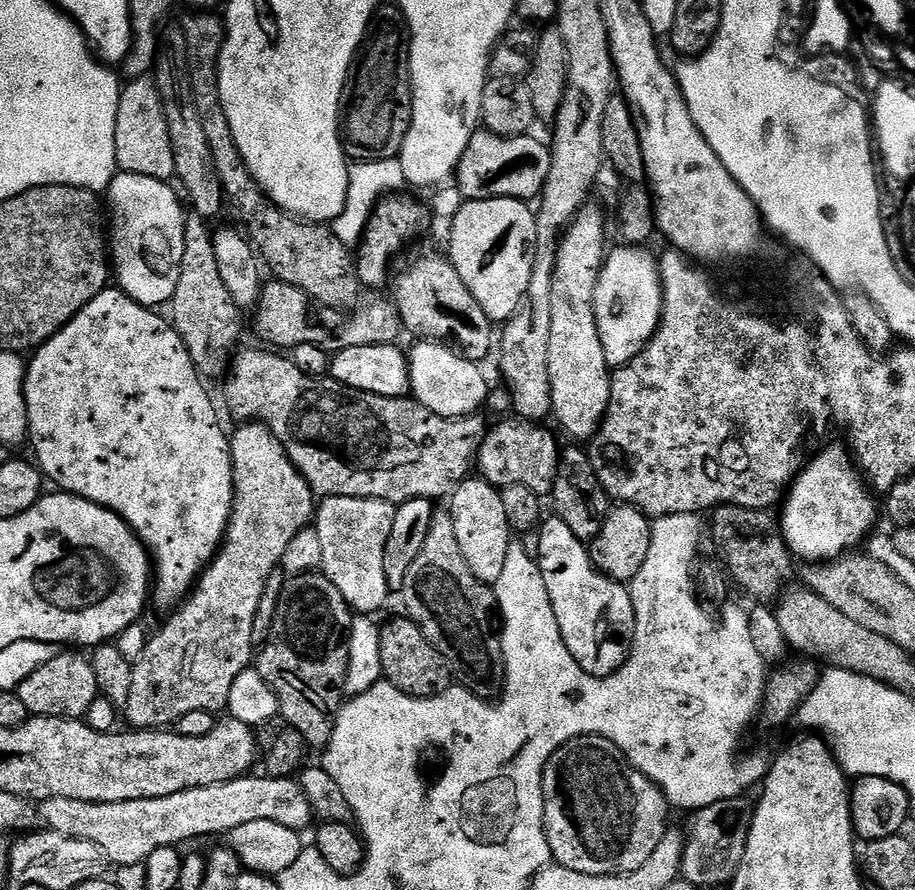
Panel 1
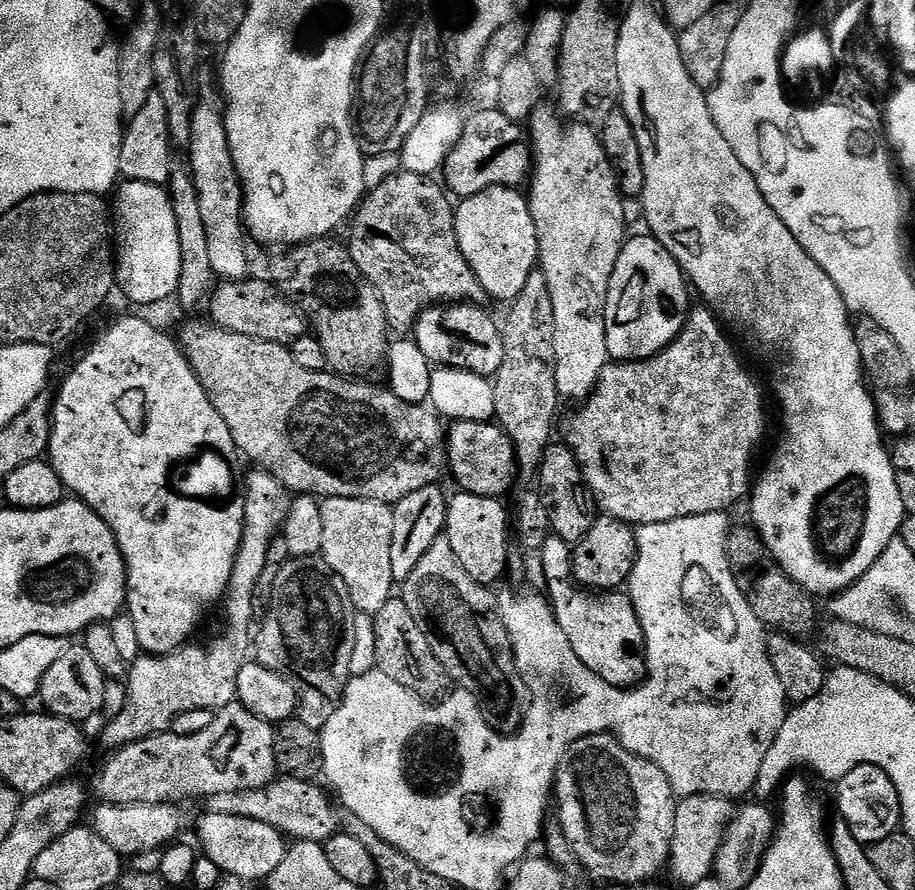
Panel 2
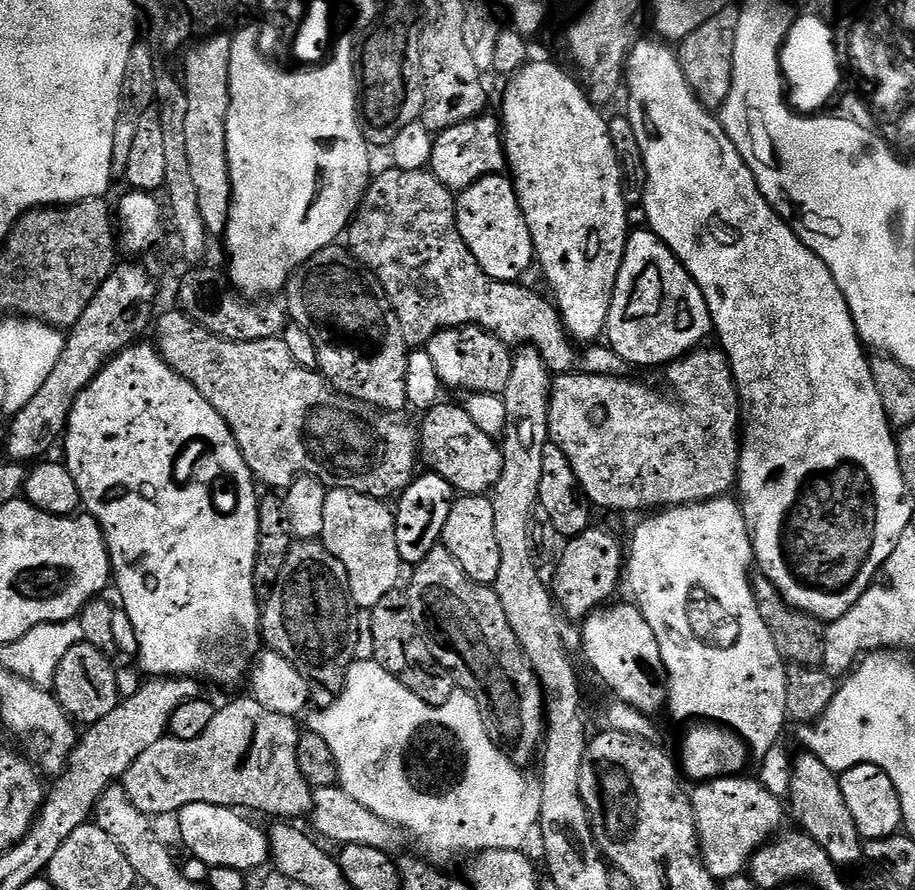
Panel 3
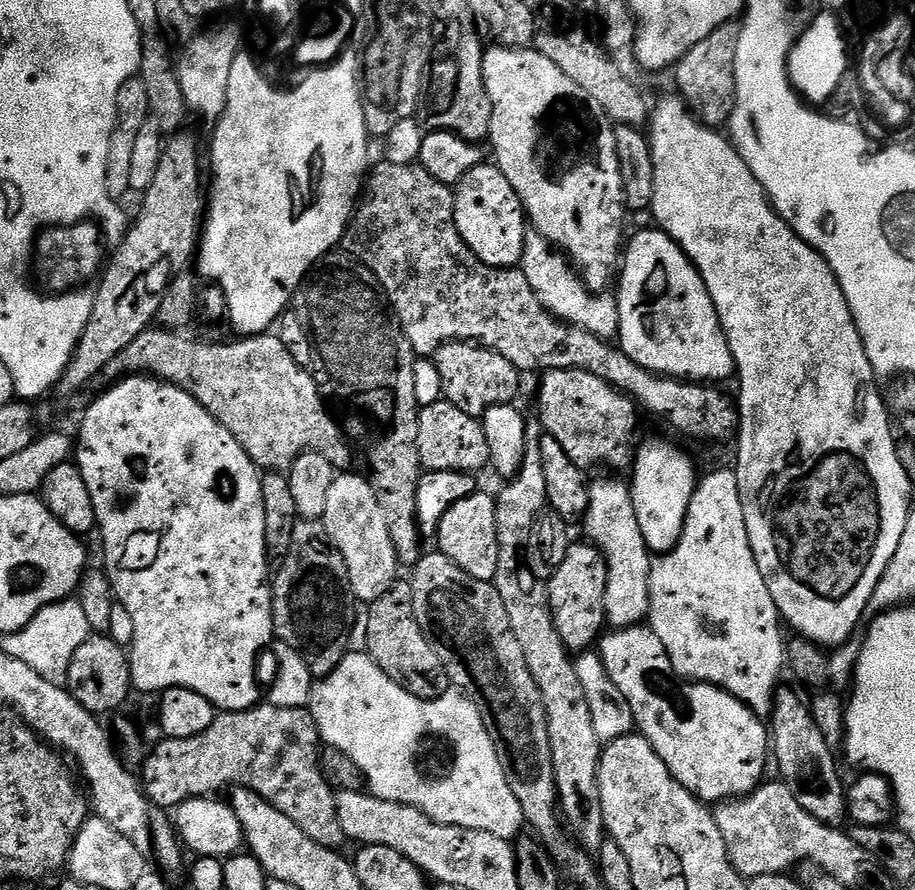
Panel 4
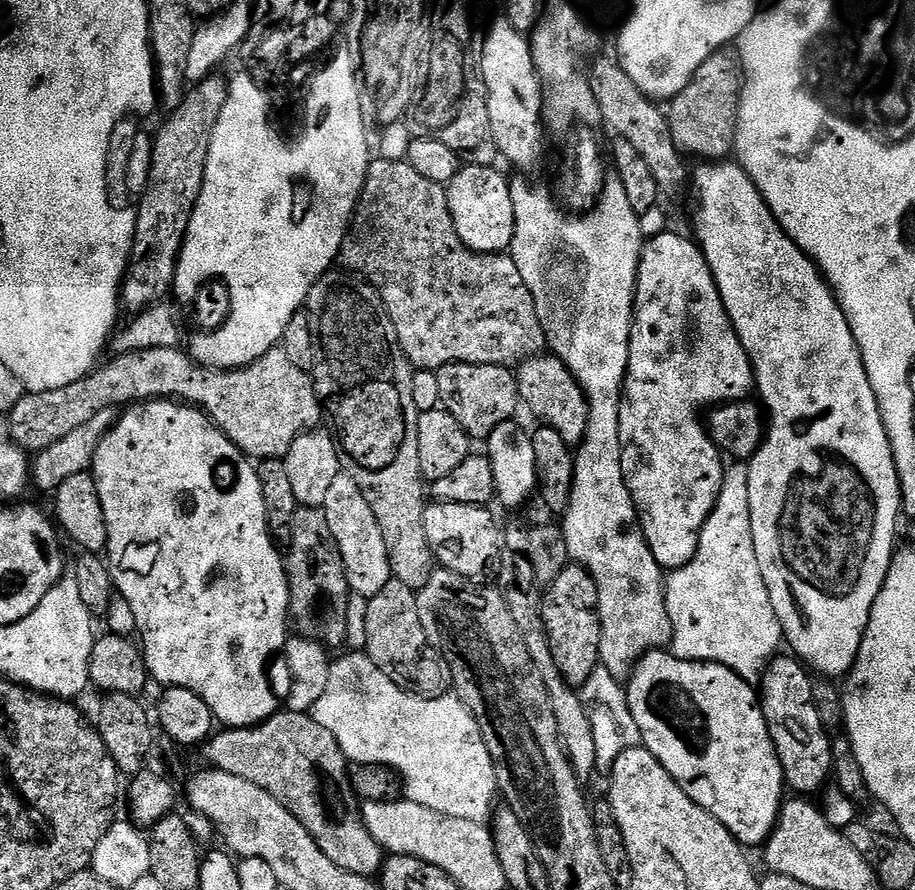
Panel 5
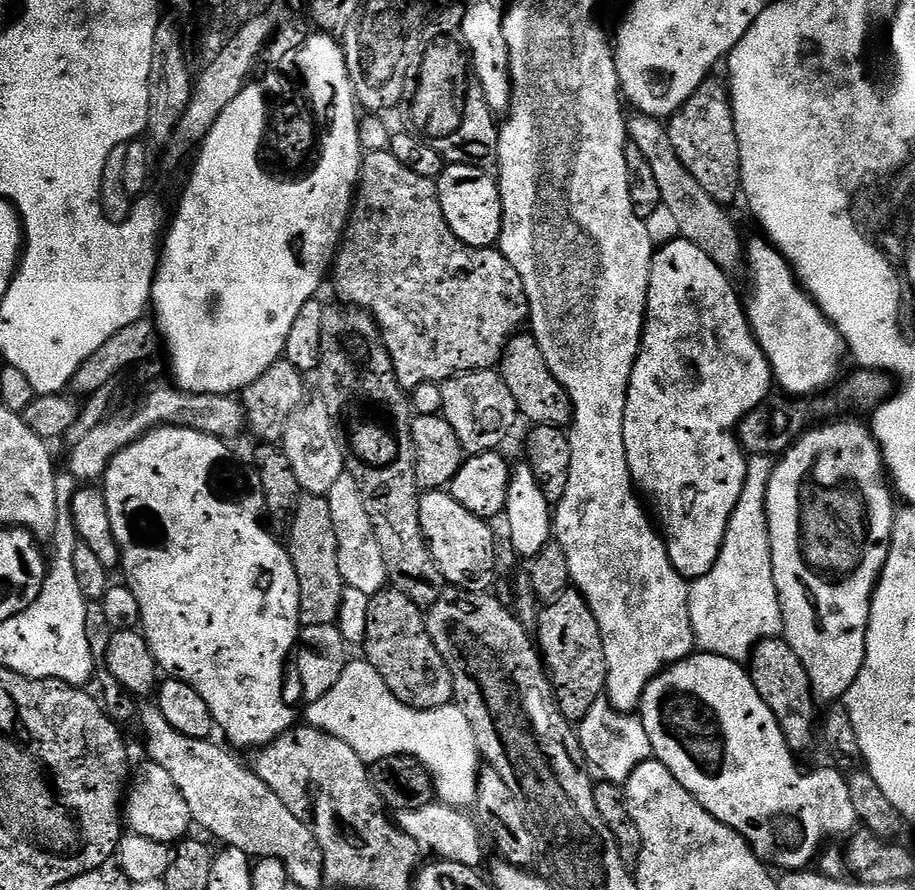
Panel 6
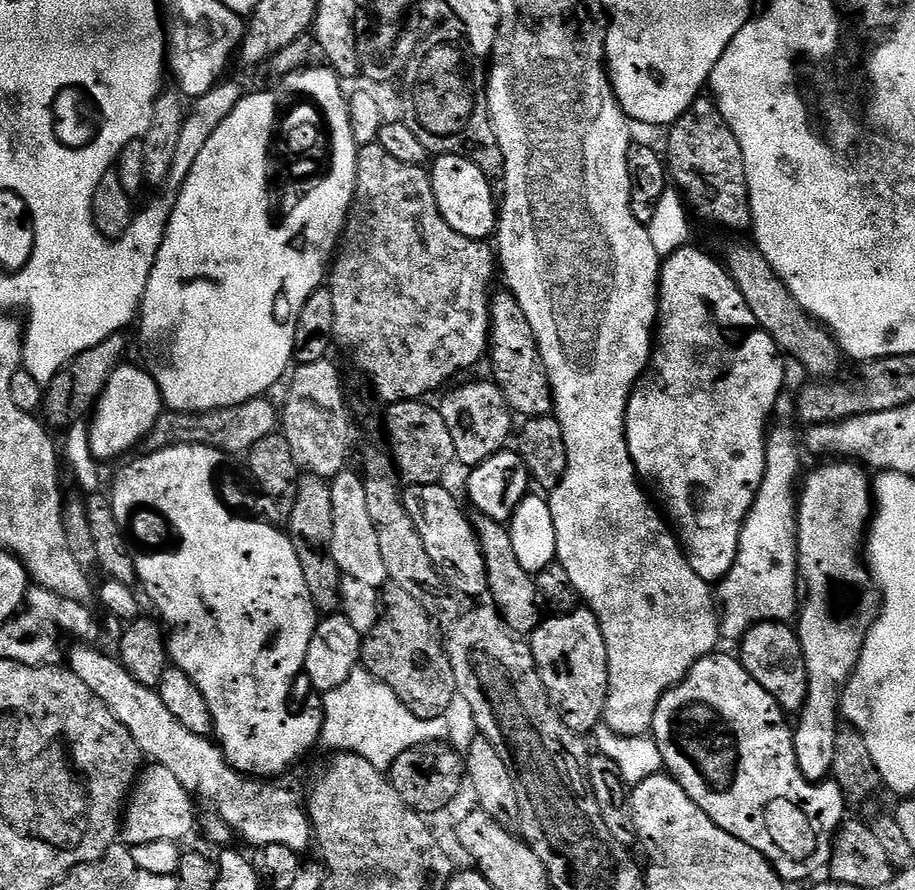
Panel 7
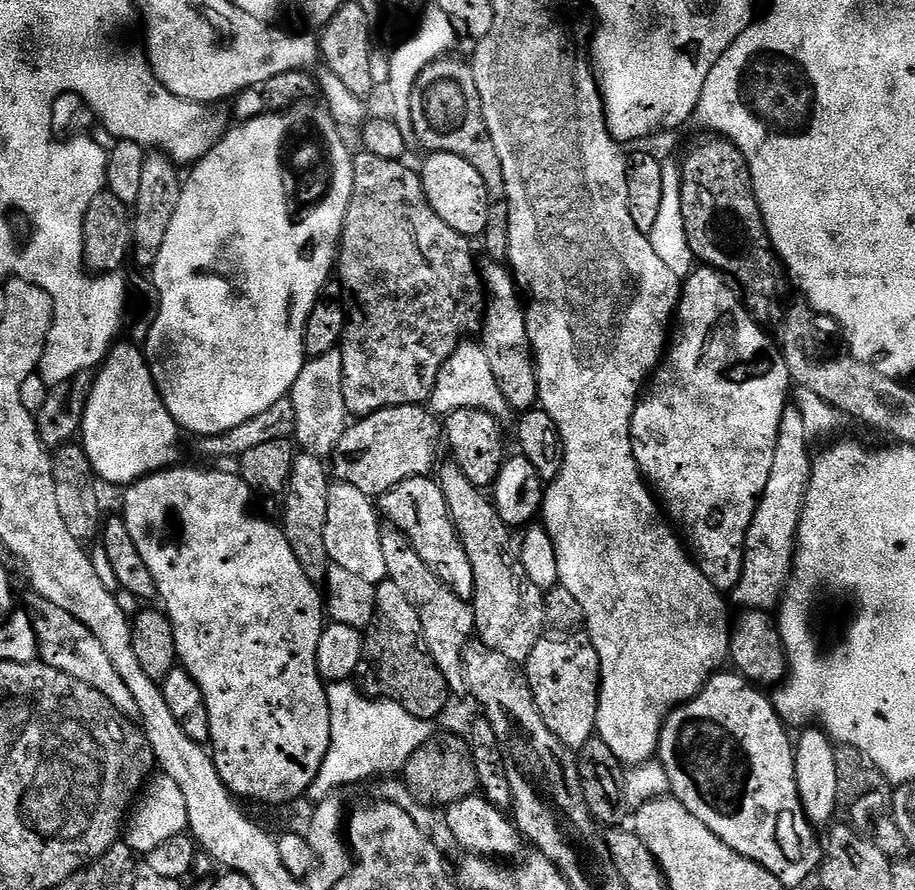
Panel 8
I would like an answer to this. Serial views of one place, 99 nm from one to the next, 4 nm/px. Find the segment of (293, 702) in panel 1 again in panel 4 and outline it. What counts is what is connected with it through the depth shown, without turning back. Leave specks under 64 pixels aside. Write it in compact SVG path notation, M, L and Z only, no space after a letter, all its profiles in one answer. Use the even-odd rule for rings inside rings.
M297 519L292 549L279 561L272 585L272 631L279 643L302 654L313 677L323 678L348 655L357 601L352 594L346 562L330 542L320 520Z

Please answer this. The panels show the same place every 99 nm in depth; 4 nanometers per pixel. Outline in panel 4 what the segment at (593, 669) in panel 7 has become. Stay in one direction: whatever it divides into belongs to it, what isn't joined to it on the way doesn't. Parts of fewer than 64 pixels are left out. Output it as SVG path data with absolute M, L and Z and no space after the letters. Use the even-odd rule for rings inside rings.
M569 543L562 566L558 566L558 570L554 570L554 574L546 582L554 630L558 630L558 638L562 638L572 654L589 651L601 639L606 628L606 558L595 544L583 543Z

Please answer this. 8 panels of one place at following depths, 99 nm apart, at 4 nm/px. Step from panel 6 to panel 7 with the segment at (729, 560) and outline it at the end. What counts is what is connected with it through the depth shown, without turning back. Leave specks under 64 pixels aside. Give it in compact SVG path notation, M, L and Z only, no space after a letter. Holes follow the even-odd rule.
M780 424L775 428L776 425L766 436L768 465L754 506L744 520L744 529L740 535L740 553L737 554L734 566L729 570L727 576L718 584L718 608L722 613L722 632L725 637L744 636L746 630L750 630L756 624L761 624L764 620L791 621L798 612L796 505L798 503L798 485L802 480L802 471L800 472L802 444L798 439L798 434L796 438L796 432L790 425Z

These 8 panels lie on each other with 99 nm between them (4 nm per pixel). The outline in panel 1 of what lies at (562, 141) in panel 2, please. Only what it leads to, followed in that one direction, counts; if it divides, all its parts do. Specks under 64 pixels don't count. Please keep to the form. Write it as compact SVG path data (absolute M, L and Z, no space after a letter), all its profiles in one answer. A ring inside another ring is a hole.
M584 206L577 212L576 217L572 219L572 223L564 230L563 236L560 238L558 246L558 254L556 255L556 265L554 266L554 290L550 294L550 390L552 391L552 412L554 420L561 424L570 435L573 441L588 442L600 430L600 421L604 419L604 413L608 411L608 398L612 389L612 378L610 375L610 366L606 362L606 354L602 350L602 342L598 338L598 328L596 326L596 315L594 314L594 290L596 283L600 277L599 271L604 267L606 259L606 247L604 248L604 216L596 208Z

